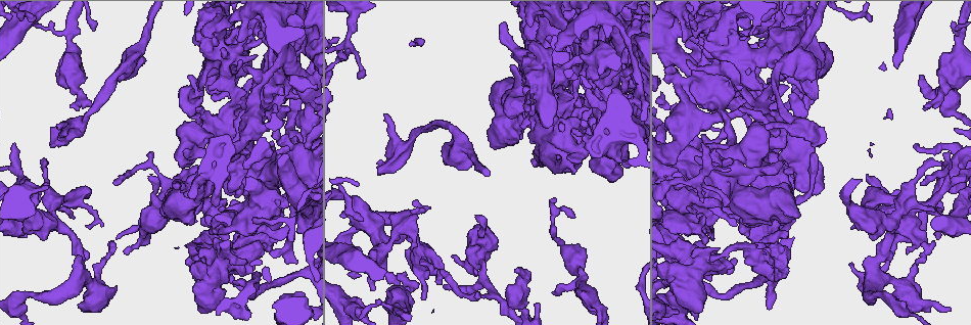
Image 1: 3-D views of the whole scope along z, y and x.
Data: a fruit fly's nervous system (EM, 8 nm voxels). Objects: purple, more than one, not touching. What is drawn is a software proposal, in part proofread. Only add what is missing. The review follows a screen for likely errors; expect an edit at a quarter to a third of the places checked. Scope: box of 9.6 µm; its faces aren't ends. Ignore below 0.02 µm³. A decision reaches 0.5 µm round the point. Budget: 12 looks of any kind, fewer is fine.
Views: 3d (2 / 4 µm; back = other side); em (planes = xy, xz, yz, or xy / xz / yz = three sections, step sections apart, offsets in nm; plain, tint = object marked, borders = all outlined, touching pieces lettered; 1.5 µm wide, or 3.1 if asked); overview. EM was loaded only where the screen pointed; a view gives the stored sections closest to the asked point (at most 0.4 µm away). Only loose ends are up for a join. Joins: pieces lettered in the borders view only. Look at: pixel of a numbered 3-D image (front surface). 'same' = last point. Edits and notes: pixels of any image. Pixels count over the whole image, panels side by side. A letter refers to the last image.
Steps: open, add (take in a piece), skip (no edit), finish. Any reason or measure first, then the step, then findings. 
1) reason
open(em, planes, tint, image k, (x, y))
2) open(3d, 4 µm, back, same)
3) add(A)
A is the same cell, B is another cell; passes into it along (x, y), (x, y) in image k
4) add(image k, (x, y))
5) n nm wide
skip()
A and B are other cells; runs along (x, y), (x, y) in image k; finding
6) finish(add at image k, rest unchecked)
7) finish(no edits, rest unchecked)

branch stops here
open(3d, 2 µm, image 1, (553, 294))

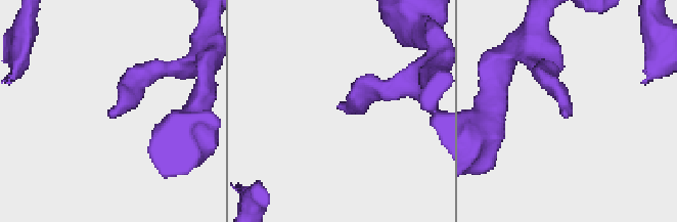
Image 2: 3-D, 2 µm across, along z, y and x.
need the tissue
open(em, xz, step 8, borders, image 2, (567, 116))

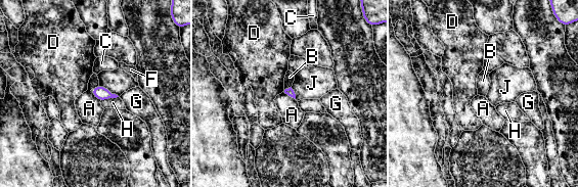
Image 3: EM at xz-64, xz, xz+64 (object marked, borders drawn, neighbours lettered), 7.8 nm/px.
open(em, planes, borders, same)

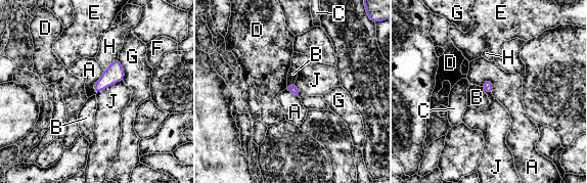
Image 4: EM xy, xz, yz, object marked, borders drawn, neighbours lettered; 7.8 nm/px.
skip()
A, B, C, D, E, F, G, H and J are other cells; border along (103, 70), (93, 86), (95, 93) in image 4; no lettered piece goes on from it

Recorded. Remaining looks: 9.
open(em, planes, borders, image 1, (477, 216))

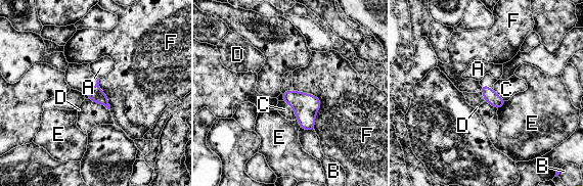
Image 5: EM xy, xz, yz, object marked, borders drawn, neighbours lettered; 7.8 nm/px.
skip()
A, B, C, D, E and F are other cells; border along (294, 89), (320, 100), (315, 130) in image 5; no lettered piece goes on from it

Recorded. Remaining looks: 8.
free end
open(em, planes, borders, image 1, (556, 157))

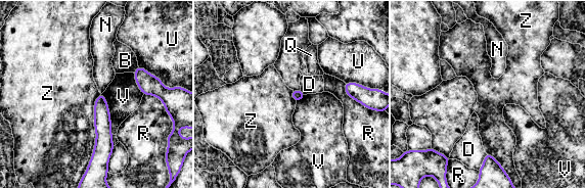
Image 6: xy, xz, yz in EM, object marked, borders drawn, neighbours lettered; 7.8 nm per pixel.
skip()
B, D, N, Q, R, U, V and Z are other cells; border along (100, 93), (86, 169) in image 6; none of them fits

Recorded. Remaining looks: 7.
open(3d, 2 µm, image 1, (530, 138))

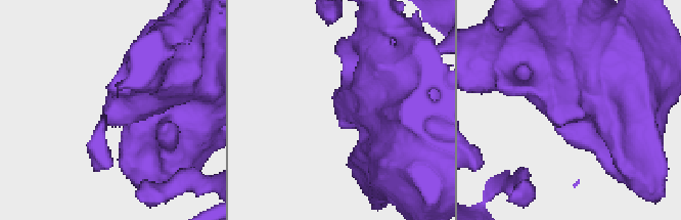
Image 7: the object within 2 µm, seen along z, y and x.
need the tissue
open(em, yz, step 8, borders, image 7, (108, 121))

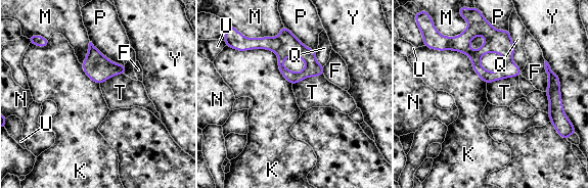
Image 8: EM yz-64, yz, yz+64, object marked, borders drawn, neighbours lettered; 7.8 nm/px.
skip()
F, K, M, N, P, Q, T, U and Y are other cells; border along (231, 47), (274, 51), (291, 85) in image 8; none of them fits

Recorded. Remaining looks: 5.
free end
open(em, xy, step 8, borders, image 1, (537, 45))

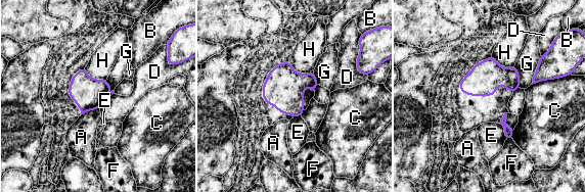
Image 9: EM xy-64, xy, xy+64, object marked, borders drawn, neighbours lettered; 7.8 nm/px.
skip()
A, B, C, D, E, F, G and H are other cells; border along (506, 113), (506, 124), (513, 129) in image 9; no lettered piece goes on from it

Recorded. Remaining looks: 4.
finish(no edits, rest unchecked)

